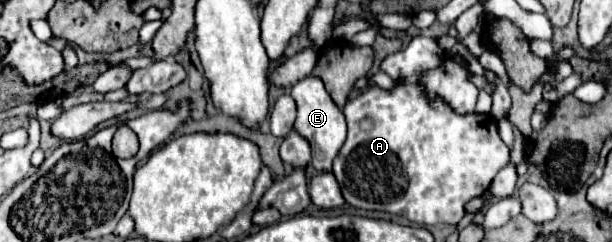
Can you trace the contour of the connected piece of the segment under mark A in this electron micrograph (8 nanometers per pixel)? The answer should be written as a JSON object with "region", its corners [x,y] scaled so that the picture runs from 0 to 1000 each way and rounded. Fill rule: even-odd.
{"region":[[[681,149],[655,215],[636,223],[623,248],[619,289],[645,331],[642,380],[606,355],[596,388],[570,413],[560,471],[567,496],[567,579],[544,661],[544,719],[557,769],[564,826],[593,868],[623,868],[662,893],[672,917],[704,934],[714,917],[747,926],[760,893],[760,835],[789,810],[809,719],[828,686],[832,612],[812,554],[812,504],[802,471],[750,479],[721,413],[701,421],[691,364],[681,347],[685,298],[704,289],[724,256],[727,215],[708,157]]]}

